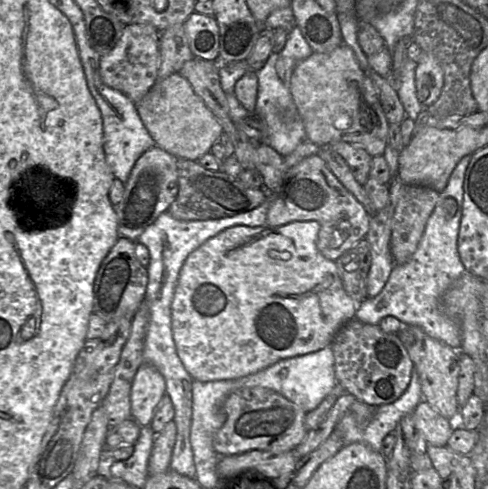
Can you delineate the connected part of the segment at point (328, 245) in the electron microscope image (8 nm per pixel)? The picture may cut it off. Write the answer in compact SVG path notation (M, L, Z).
M318 153L287 169L278 189L269 193L271 203L267 212L267 225L278 227L293 221L317 221L320 224L317 247L329 260L337 260L365 238L369 230L370 215L337 179Z

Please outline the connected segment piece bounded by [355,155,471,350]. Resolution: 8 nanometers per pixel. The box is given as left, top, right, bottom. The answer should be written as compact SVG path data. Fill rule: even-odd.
M471 155L463 156L452 171L446 187L439 195L439 200L430 215L423 236L418 244L416 251L411 258L404 264L394 264L390 276L383 287L382 291L373 298L366 298L362 303L358 304L355 318L361 322L378 325L382 318L391 315L400 320L403 326L418 326L427 335L435 338L455 350L461 347L461 320L456 311L450 311L443 303L443 295L449 288L466 273L465 267L461 262L458 253L458 235L460 221L462 217L463 195L464 195L464 178L465 172L471 160ZM447 198L453 198L457 202L457 211L450 217L443 208L443 202Z

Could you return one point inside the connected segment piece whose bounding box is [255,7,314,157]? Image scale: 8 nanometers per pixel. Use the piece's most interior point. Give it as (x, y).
(285, 130)

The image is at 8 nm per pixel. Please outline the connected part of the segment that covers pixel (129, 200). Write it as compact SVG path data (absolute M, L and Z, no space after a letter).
M158 146L144 152L125 182L124 195L116 207L119 236L137 242L139 236L162 213L168 211L178 193L178 158Z

